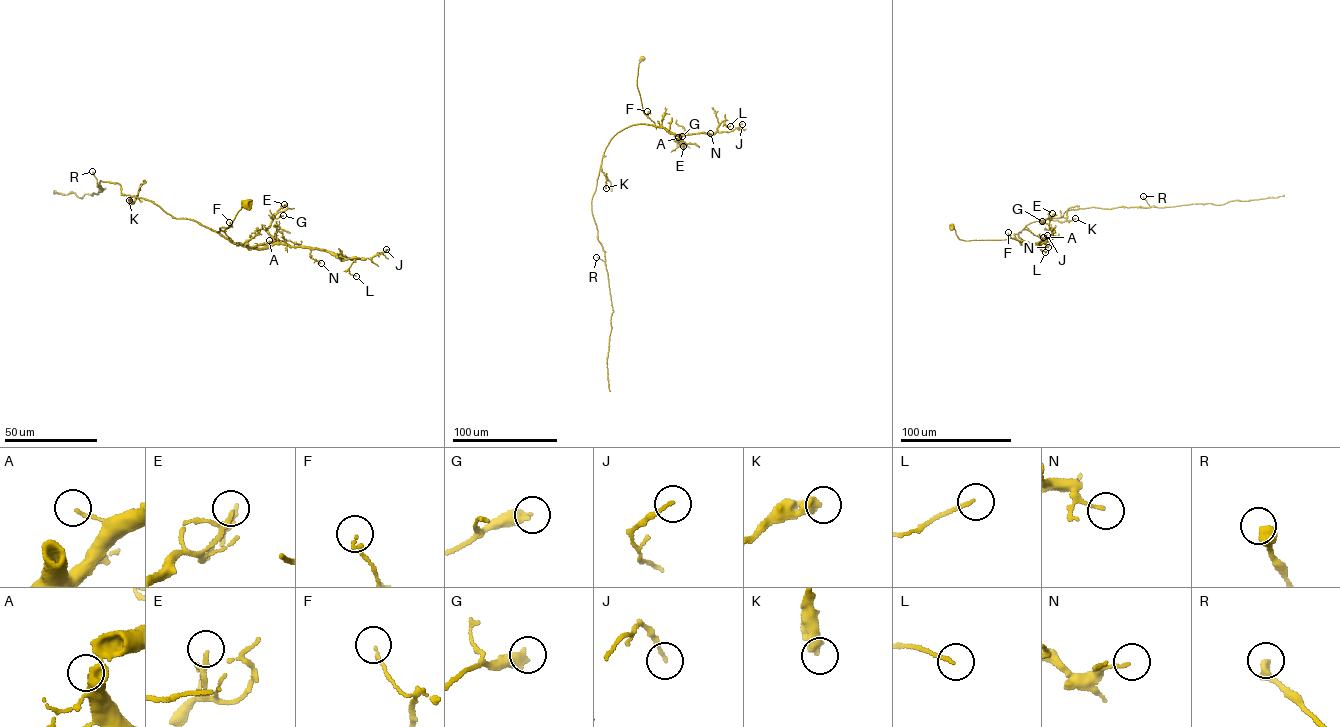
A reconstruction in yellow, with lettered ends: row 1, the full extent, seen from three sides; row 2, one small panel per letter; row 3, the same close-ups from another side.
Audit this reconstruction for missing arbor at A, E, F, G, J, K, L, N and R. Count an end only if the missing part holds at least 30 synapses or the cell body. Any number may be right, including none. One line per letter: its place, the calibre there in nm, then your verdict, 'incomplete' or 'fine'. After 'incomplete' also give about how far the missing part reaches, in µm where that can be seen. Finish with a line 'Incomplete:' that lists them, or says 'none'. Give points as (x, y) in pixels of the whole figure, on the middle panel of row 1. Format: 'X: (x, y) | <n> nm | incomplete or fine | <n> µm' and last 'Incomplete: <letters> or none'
A: (678, 137) | 120 nm | fine
E: (683, 146) | 130 nm | fine
F: (647, 111) | 120 nm | fine
G: (682, 136) | 480 nm | fine
J: (742, 124) | 150 nm | fine
K: (606, 188) | 480 nm | fine
L: (730, 126) | 130 nm | fine
N: (710, 133) | 110 nm | fine
R: (596, 257) | 400 nm | fine
Incomplete: none

